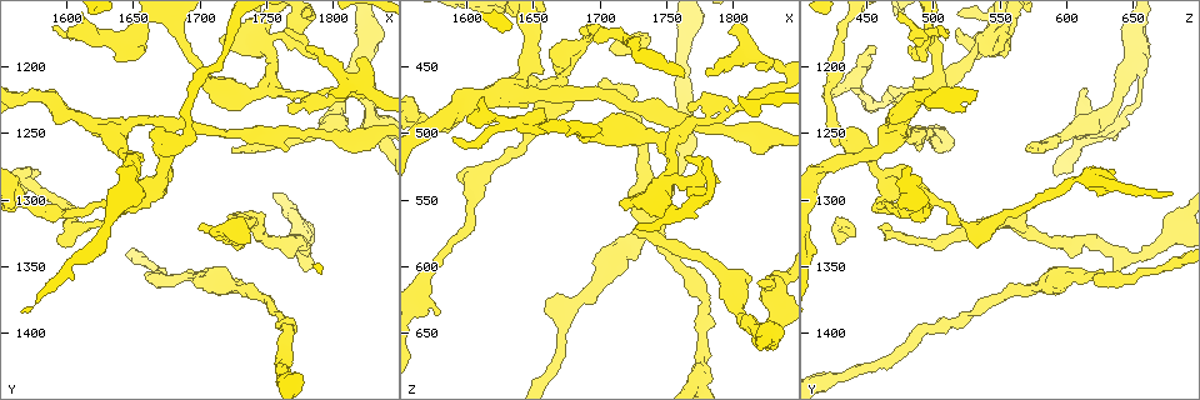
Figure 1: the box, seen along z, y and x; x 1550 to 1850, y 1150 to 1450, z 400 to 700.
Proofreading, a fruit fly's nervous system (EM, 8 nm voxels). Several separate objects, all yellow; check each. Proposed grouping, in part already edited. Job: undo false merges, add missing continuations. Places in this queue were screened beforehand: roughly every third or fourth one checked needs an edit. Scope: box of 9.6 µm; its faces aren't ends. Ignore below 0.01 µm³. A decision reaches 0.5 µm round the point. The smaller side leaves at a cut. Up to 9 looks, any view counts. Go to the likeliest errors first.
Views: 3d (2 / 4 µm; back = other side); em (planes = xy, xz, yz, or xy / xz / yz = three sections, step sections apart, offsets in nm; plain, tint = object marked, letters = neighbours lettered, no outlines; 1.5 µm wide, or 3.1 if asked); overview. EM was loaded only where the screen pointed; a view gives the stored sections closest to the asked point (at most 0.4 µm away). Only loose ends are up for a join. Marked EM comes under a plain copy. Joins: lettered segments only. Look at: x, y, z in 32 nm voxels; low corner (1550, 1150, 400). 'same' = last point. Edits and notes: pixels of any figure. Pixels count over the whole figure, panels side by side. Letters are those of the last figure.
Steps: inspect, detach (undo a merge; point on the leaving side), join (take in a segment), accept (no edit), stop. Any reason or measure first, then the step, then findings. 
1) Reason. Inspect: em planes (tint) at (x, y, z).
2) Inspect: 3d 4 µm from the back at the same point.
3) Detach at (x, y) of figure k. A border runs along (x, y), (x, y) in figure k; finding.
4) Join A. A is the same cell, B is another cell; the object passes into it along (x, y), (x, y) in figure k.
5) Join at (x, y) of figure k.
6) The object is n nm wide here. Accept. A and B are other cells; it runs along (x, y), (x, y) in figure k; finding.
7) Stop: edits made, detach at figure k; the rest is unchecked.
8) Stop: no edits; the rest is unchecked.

Branch stops here. Inspect: 3d 4 µm at (1778, 1186, 452).

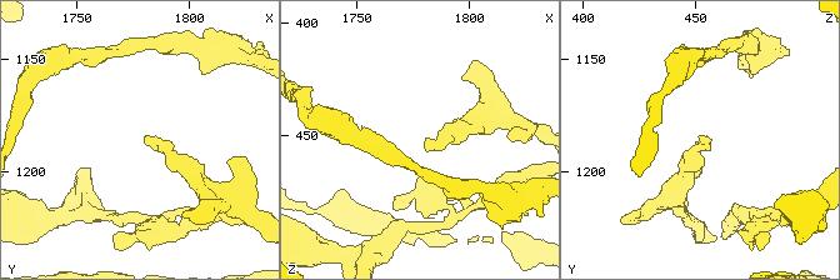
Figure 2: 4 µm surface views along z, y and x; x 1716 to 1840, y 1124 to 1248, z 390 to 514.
Inspect: em planes (tint) at (1780, 1185, 452).

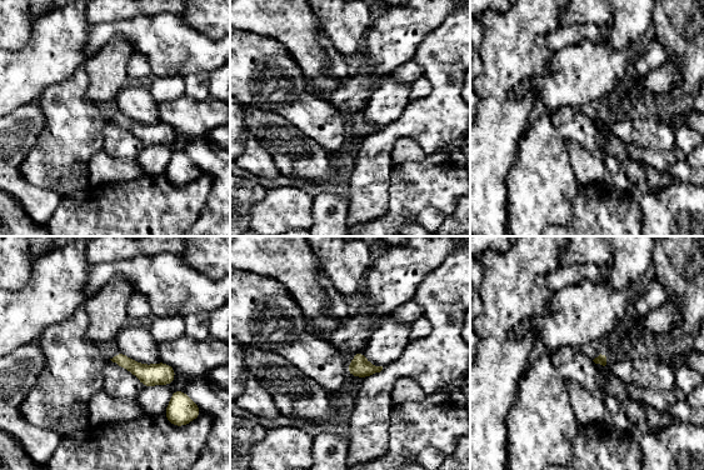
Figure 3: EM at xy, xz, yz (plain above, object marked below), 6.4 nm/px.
Inspect: em planes (letters) at the same point.

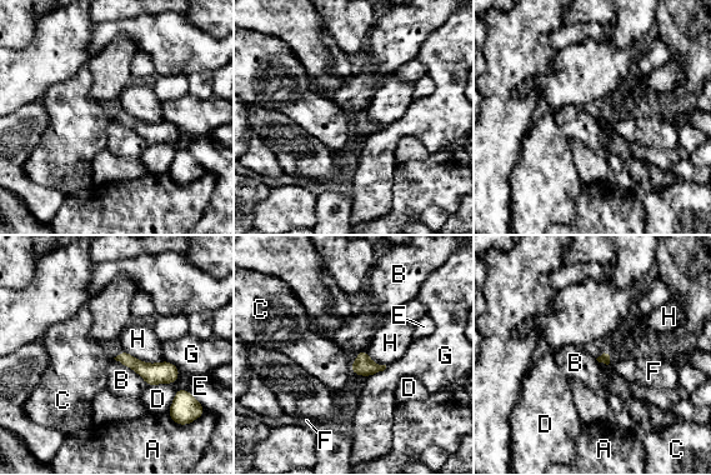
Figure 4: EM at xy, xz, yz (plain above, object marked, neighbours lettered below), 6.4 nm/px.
Accept. A, B, C, D, E, F, G and H are other cells; it runs along (120, 358), (150, 373), (175, 374) in figure 4; none of them fits.

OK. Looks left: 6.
Two arms in line, one across. Inspect: 3d 2 µm at (1780, 1220, 490).

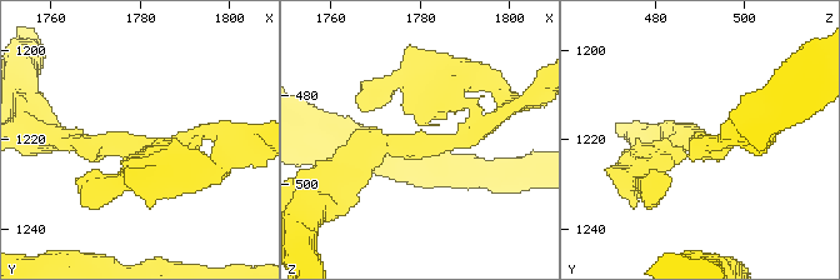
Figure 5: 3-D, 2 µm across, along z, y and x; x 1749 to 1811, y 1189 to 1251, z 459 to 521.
Now the EM. Inspect: em xy step 4 (tint) at (1780, 1221, 491).

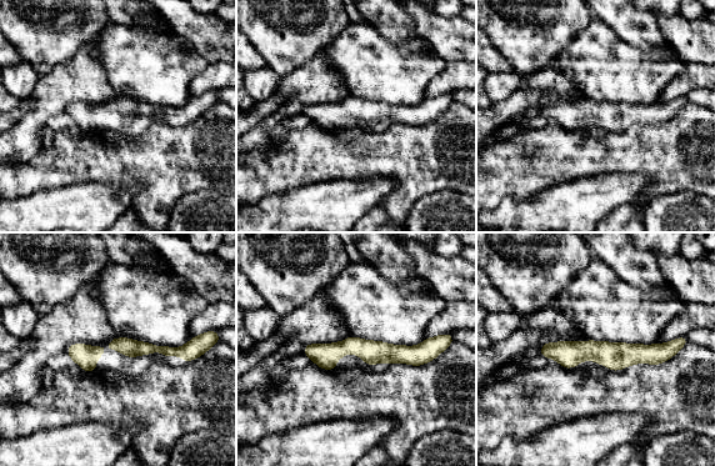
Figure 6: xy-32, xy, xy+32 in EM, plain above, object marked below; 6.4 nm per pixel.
Inspect: em planes (letters) at the same point.

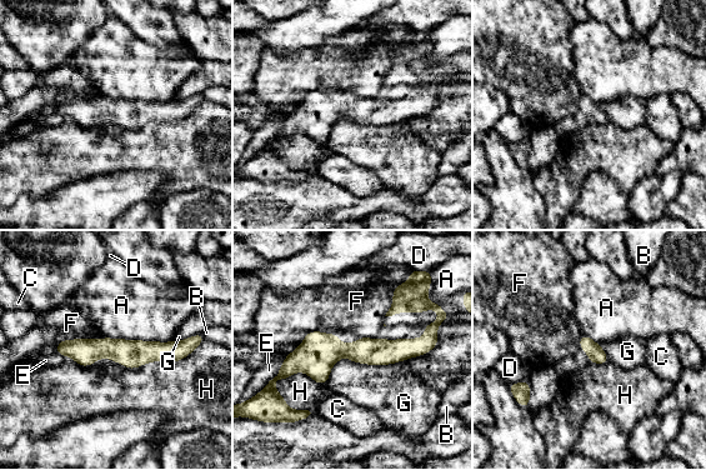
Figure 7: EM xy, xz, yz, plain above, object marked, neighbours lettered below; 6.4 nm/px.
Accept. A, B, C, D, E, F, G and H are other cells; it runs along (445, 315), (417, 346), (305, 356) in figure 7; all the same cell.

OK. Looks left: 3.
Free end. Inspect: 3d 2 µm from the back at (1820, 1216, 612).

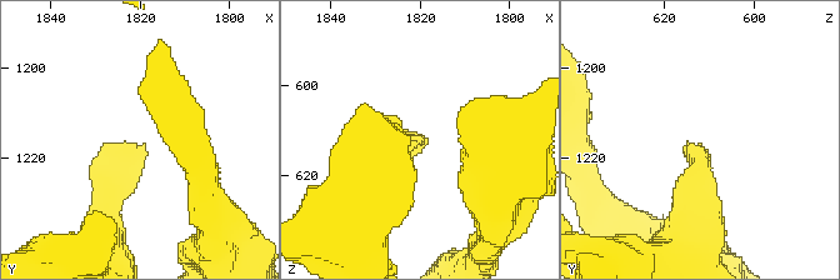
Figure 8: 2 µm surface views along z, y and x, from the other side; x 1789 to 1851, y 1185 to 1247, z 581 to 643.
Need the tissue. Inspect: em planes (letters) at (1819, 1217, 612).

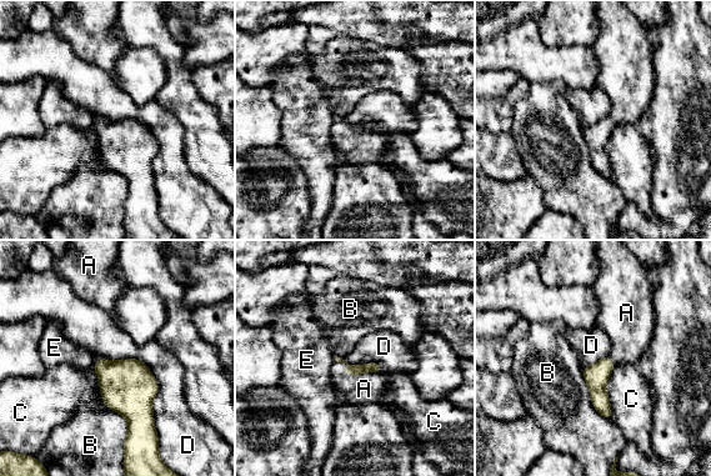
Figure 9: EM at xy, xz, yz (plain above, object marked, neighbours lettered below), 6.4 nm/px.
Join A. A is the same cell, B, C, D and E are other cells; the object passes into it along (356, 370), (365, 372), (364, 389) in figure 9; the cell continues.

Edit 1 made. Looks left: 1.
Stop: edits made, join at figure 9; the rest is unchecked.

